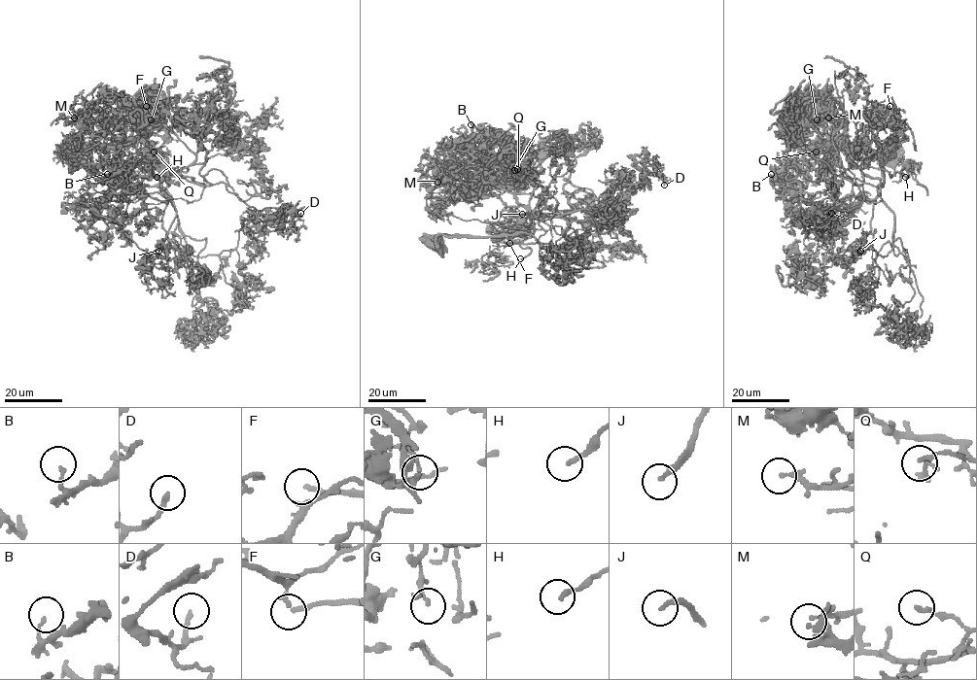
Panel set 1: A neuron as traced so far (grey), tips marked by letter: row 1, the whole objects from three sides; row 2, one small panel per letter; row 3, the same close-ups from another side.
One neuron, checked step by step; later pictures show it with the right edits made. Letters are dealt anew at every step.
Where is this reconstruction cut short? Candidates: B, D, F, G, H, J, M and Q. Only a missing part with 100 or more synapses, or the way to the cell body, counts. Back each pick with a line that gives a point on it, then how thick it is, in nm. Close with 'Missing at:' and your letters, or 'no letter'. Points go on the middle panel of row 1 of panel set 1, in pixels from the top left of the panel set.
H: (520, 258) | 180 nm
J: (522, 214) | 160 nm
Missing at: H, J

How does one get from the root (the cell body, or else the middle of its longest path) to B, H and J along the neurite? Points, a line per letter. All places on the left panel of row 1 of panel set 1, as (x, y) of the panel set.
B: (71, 152), (103, 174), (160, 186), (171, 198), (130, 191), (120, 169), (107, 174)
H: (71, 152), (94, 169), (136, 186), (154, 186), (177, 167), (189, 169), (157, 177)
J: (71, 152), (103, 174), (136, 186), (159, 186), (170, 197), (162, 218), (166, 237), (158, 251)

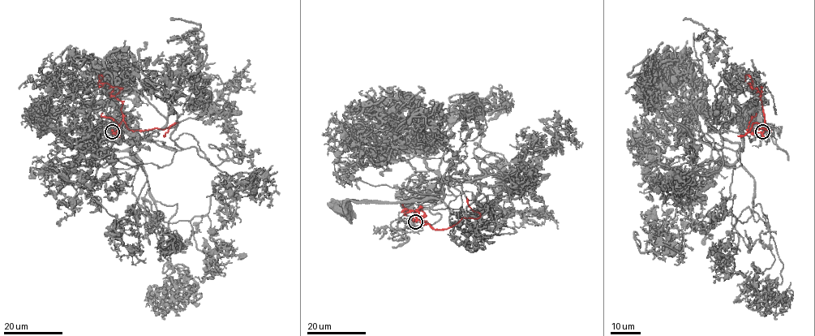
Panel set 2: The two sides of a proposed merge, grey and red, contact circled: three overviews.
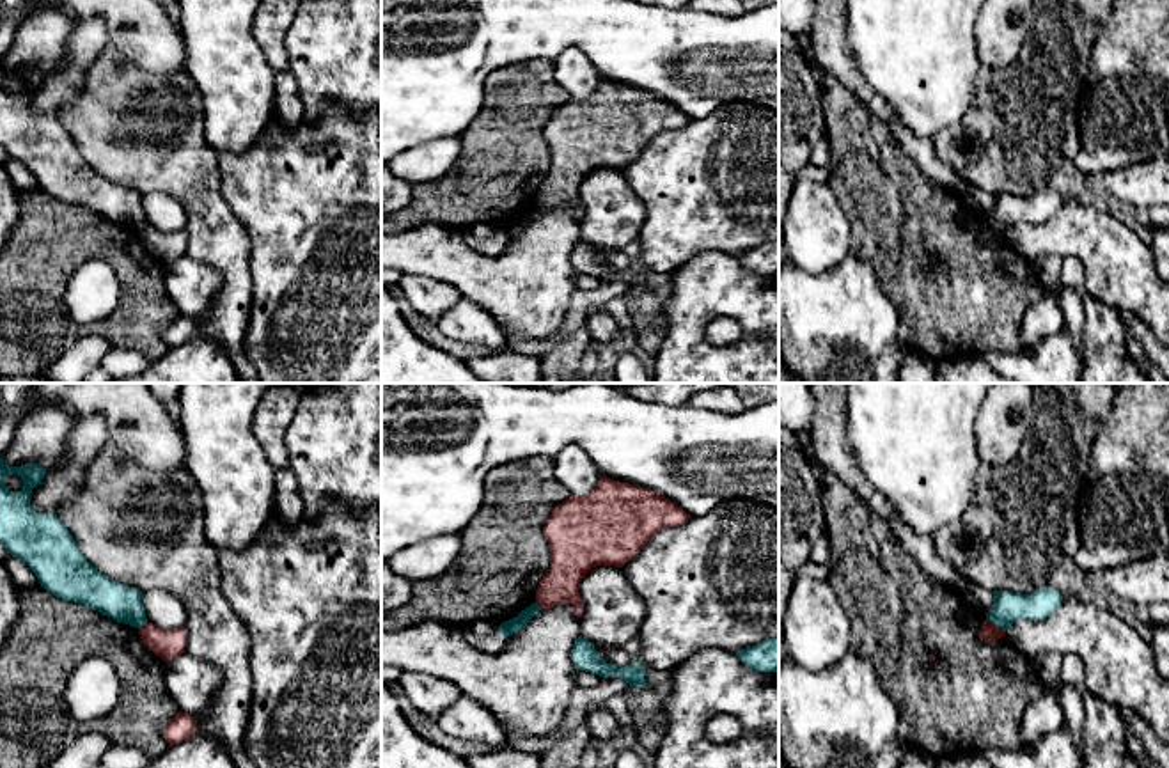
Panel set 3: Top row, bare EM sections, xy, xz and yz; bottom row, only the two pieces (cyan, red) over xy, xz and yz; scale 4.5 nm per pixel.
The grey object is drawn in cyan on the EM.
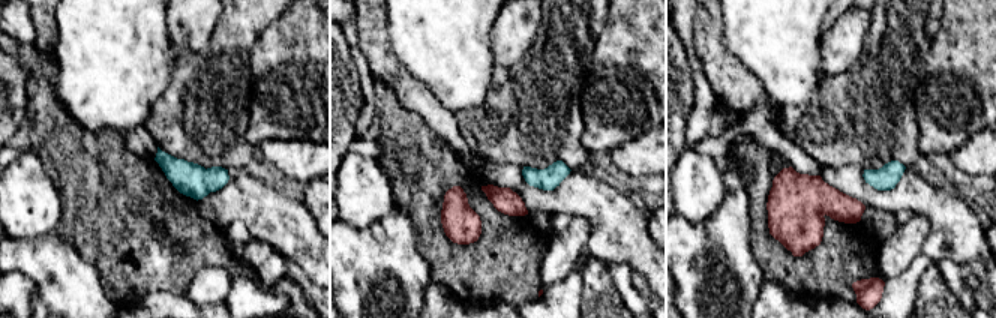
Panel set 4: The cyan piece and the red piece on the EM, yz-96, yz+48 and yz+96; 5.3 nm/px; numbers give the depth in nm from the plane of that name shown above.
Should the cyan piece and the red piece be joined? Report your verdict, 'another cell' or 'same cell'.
another cell

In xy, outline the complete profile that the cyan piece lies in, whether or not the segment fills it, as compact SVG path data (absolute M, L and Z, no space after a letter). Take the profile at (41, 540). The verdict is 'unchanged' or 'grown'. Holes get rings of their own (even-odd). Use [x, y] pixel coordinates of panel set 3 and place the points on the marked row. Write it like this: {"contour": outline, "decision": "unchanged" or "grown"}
{"contour": "M0 456L0 545L27 562L41 587L53 596L142 628L147 623L144 592L99 573L83 557L60 518L32 509L30 493L44 475L46 470L37 463L9 466ZM11 474L23 479L21 491L5 488Z", "decision": "unchanged"}

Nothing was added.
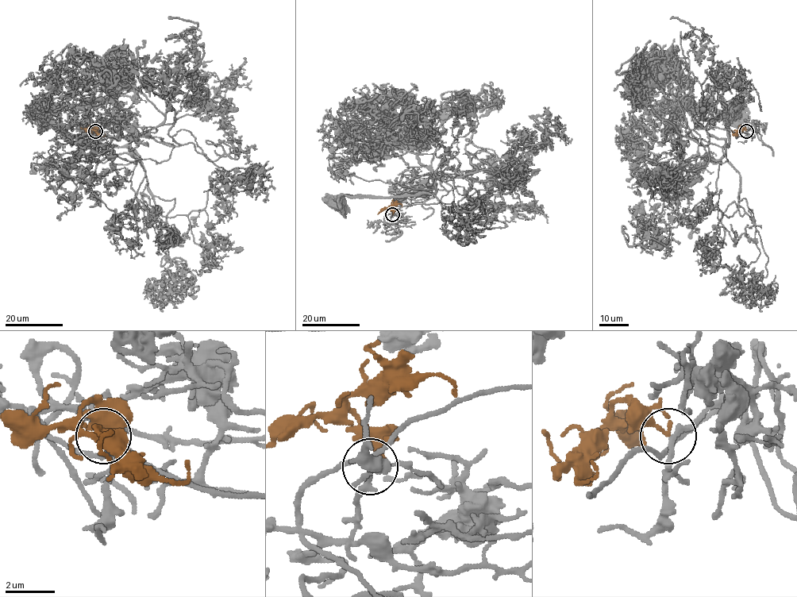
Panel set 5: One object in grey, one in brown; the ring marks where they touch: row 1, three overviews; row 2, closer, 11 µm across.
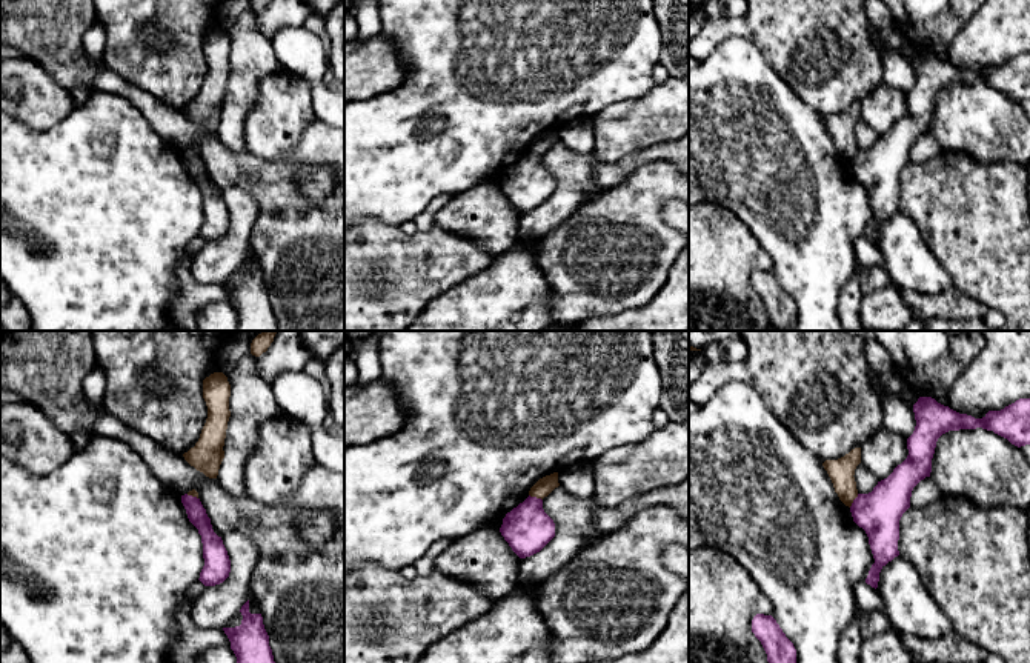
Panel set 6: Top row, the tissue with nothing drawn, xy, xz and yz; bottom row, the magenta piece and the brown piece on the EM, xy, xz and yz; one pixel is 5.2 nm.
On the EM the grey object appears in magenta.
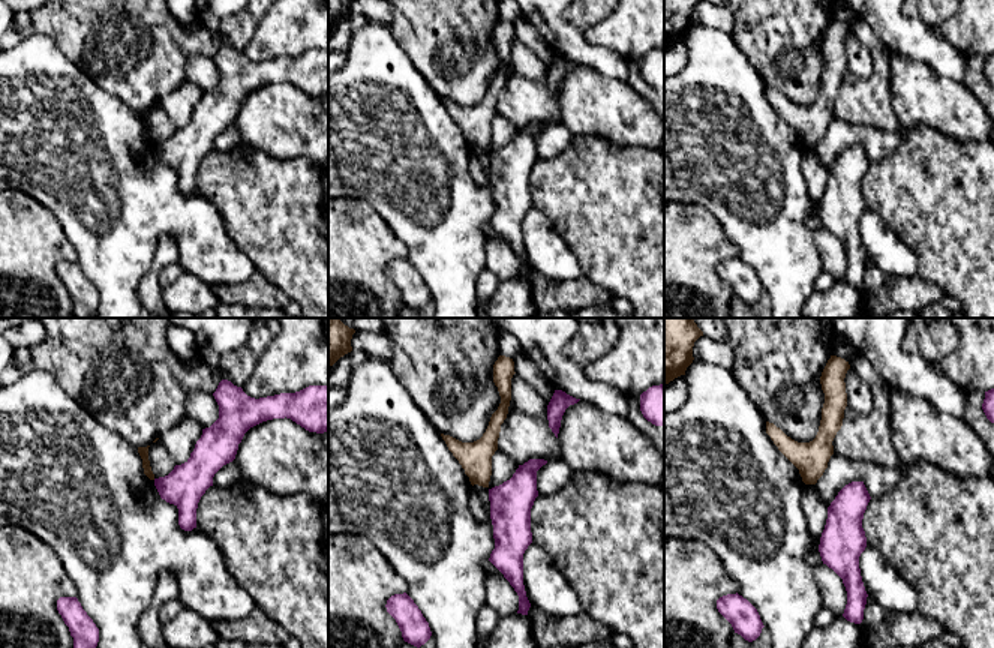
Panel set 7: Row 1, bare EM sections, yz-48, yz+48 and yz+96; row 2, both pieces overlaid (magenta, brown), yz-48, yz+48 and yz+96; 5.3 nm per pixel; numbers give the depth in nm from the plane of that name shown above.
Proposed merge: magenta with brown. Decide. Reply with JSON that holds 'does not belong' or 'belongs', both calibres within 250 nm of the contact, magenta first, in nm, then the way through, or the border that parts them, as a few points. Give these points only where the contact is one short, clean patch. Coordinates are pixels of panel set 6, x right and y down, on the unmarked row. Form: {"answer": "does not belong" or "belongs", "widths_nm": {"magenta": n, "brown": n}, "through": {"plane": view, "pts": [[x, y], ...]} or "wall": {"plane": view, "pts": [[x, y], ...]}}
{"answer": "does not belong", "widths_nm": {"magenta": 240, "brown": 90}, "wall": {"plane": "xz", "pts": [[529, 149], [541, 156]]}}

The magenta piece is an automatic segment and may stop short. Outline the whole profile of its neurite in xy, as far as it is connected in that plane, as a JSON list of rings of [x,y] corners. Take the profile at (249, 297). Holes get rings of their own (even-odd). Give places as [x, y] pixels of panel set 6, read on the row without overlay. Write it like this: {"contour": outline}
{"contour": [[[249,255],[240,268],[240,282],[223,283],[237,312],[237,331],[278,331],[261,269],[249,268]]]}

